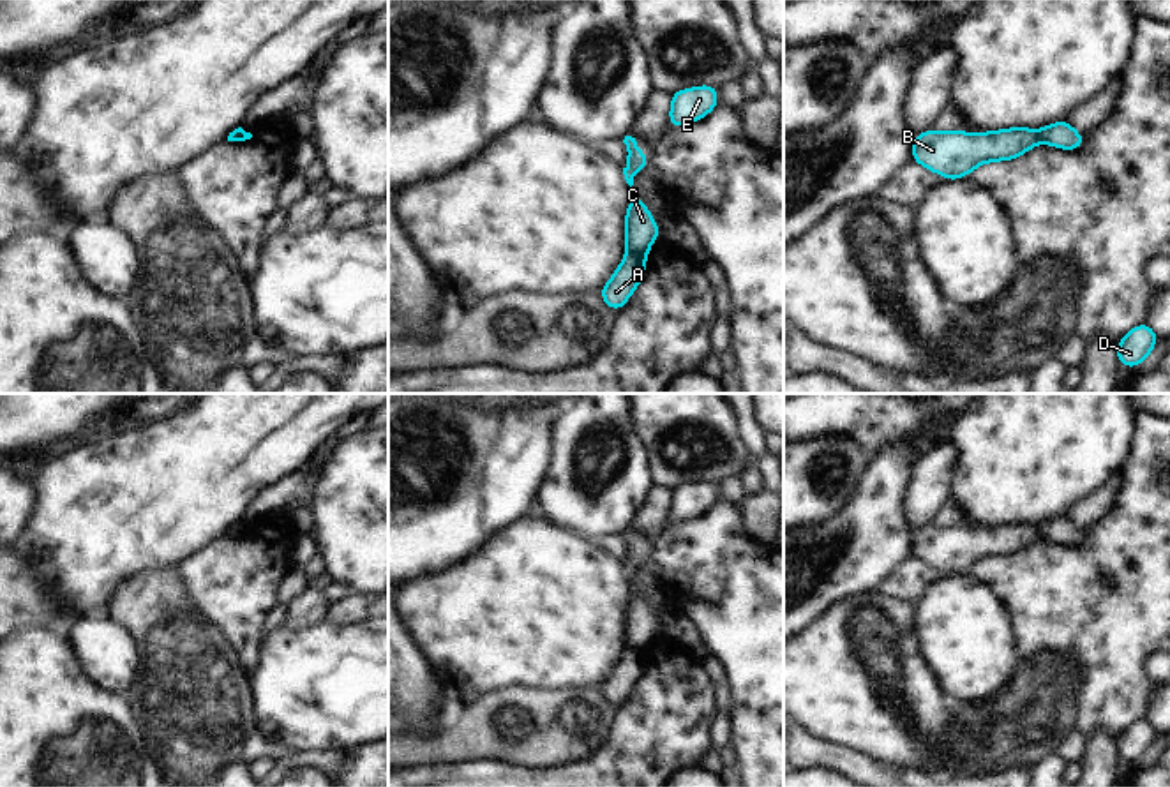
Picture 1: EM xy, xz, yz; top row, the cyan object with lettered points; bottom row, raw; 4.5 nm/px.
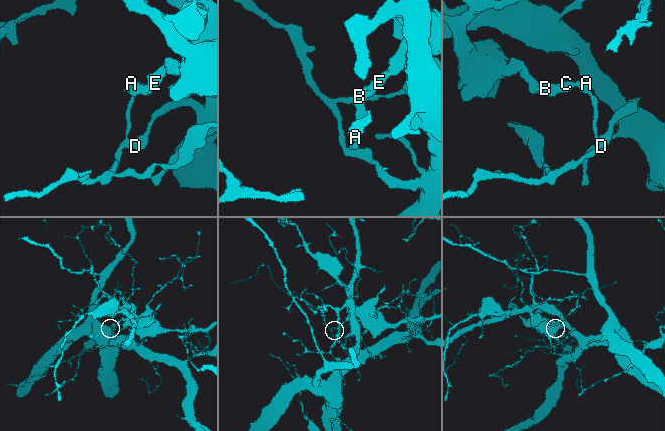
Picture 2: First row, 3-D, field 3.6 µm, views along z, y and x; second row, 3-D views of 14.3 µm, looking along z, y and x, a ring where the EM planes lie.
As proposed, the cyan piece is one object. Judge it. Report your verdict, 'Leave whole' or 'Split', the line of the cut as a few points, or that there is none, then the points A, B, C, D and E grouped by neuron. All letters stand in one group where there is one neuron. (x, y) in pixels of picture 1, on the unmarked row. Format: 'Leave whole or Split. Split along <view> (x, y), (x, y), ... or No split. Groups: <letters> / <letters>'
Split. Split along xz (629, 648), (643, 652). Groups: A D / B C E

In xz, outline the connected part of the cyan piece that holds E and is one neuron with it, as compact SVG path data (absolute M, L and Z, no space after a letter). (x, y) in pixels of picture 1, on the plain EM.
M711 480L674 487L671 491L669 522L683 522L711 508L718 501L716 487L718 482Z

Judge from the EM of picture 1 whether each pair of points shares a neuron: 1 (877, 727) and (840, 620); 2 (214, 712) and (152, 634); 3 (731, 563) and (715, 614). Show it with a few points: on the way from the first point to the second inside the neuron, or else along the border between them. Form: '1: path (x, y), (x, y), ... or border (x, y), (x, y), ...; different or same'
1: path (876, 701), (858, 678), (858, 664), (849, 646); same
2: path (194, 692), (187, 685), (184, 666), (172, 653); same
3: path (729, 576), (727, 602); same

